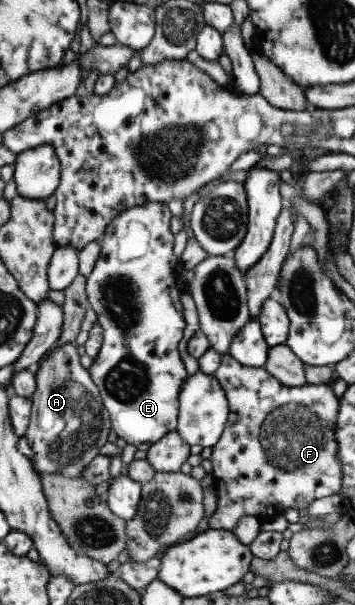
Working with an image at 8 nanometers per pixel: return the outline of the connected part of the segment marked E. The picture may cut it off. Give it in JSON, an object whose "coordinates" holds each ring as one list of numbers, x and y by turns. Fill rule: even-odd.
{"coordinates":[[162,202,148,203,146,206,132,207,131,210,124,211,123,214,115,217,107,227,106,233,100,240,102,244,101,257,94,268,94,272,87,277,87,296,89,303,98,314,98,323,104,328,105,340,98,355,93,358,93,364,89,367,92,379,96,382,106,410,110,412,110,421,115,433,122,440,130,445,142,445,142,443,158,442,160,438,166,436,178,425,179,395,188,375,184,370,182,359,178,354,178,341,182,339,182,329,184,329,184,318,182,317,182,307,178,296,184,288,184,283,180,280,180,273,176,269,176,257,172,255,172,233,168,231,168,207]]}

